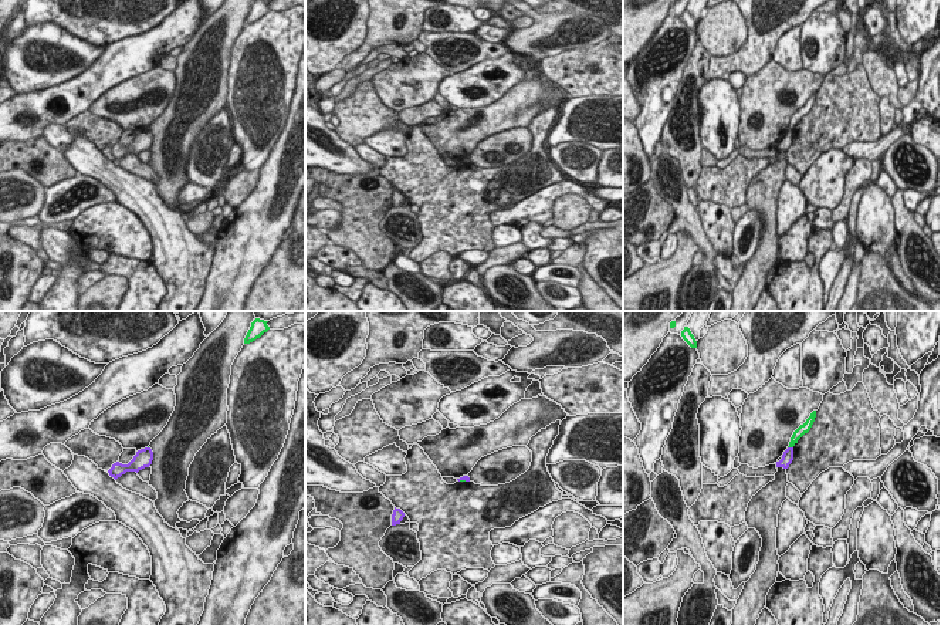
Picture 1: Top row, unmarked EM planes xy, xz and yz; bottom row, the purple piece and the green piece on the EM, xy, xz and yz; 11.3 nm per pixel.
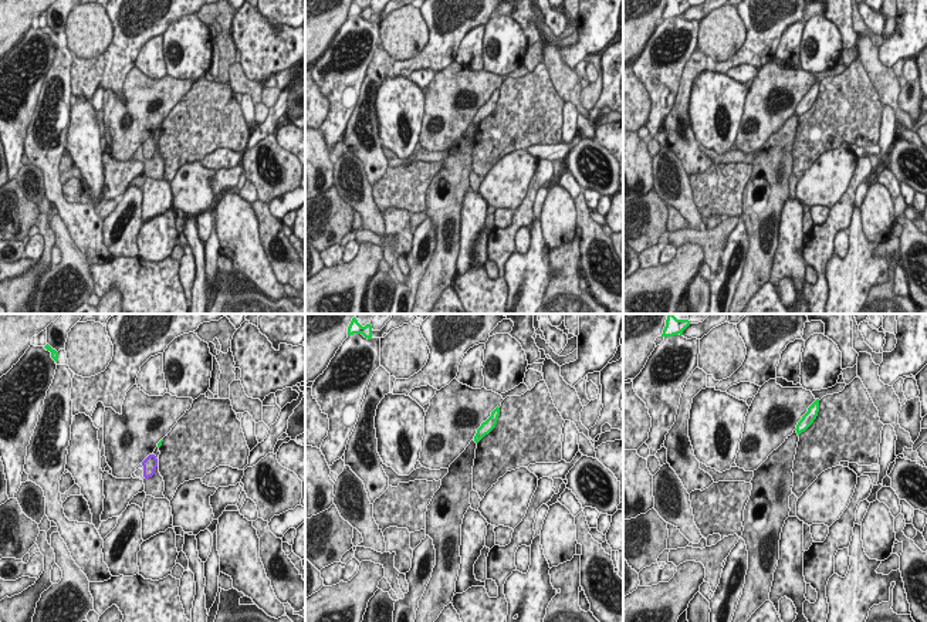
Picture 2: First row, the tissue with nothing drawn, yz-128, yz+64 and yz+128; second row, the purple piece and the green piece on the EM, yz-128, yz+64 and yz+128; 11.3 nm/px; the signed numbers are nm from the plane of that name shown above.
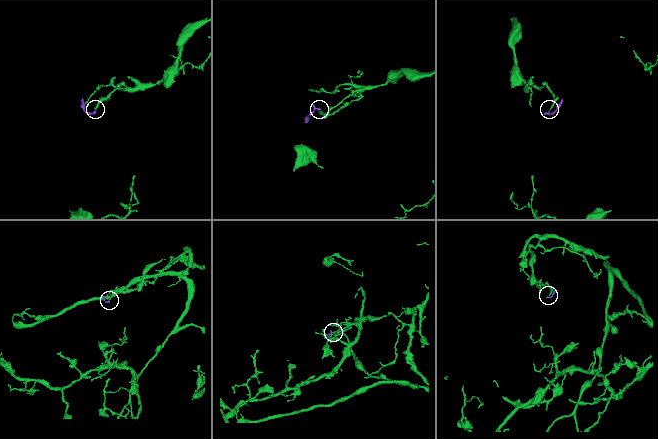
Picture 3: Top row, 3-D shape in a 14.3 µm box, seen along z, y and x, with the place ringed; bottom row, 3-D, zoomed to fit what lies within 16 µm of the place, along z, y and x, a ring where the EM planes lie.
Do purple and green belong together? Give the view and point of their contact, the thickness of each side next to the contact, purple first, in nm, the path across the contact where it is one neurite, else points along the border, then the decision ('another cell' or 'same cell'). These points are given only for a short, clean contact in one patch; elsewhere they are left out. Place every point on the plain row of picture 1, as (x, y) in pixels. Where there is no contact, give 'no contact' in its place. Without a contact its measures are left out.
contact yz (791, 129); calibres 130 and 120 nm; border yz (788, 128), (792, 129); another cell

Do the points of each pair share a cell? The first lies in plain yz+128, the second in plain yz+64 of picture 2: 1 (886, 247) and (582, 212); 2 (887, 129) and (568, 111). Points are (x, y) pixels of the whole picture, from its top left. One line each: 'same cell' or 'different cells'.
1: different cells
2: same cell

